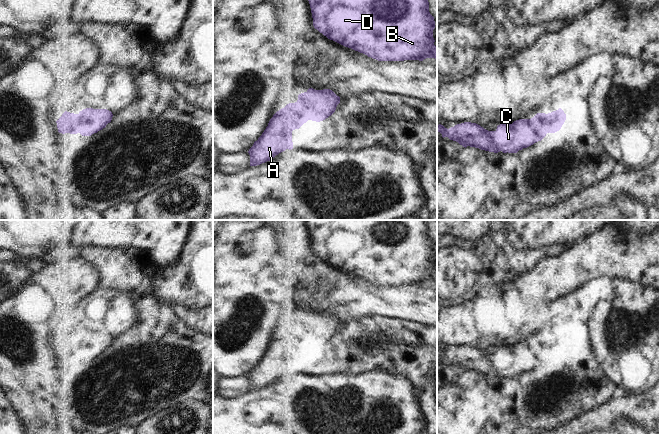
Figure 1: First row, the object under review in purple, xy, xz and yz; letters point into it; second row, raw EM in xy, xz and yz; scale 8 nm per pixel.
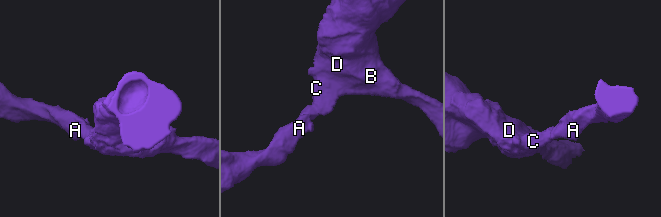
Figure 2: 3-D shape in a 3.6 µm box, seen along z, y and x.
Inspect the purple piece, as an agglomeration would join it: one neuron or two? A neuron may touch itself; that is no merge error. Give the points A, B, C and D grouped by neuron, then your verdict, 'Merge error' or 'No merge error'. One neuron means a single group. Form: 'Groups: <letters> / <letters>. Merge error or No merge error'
Groups: A B C D. No merge error

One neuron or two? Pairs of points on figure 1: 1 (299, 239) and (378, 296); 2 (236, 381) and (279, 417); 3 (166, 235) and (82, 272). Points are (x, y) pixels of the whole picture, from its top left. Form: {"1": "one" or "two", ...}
{"1": "one", "2": "two", "3": "two"}

